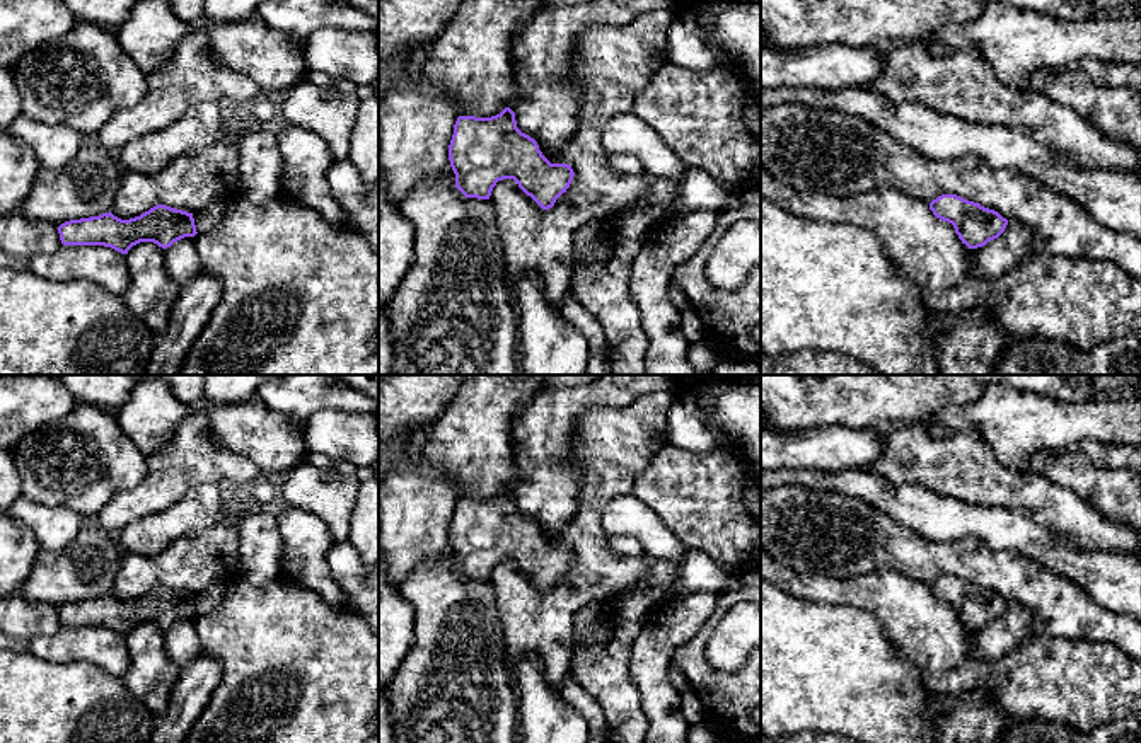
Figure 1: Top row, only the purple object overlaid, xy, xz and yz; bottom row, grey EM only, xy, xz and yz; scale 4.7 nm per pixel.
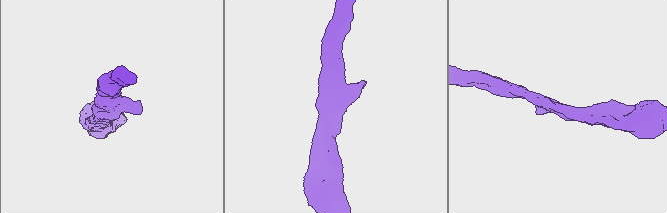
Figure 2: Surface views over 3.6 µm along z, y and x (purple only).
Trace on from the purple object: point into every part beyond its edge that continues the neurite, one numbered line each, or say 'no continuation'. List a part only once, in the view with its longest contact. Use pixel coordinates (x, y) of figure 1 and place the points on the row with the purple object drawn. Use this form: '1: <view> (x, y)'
no continuation

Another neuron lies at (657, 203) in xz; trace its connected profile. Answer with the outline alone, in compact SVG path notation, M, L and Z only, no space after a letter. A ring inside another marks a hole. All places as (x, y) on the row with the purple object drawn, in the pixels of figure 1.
M611 155L611 167L617 174L641 177L646 182L648 191L638 203L628 206L626 210L612 216L607 222L609 230L616 230L628 218L640 213L648 215L652 218L652 227L686 215L672 208L672 203L679 194L682 181L650 176L645 170L643 164L636 157L629 155Z

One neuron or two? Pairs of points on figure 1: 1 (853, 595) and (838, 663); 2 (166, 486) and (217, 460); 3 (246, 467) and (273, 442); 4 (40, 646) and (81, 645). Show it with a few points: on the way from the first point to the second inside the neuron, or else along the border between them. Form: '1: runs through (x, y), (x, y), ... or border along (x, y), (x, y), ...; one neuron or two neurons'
1: border along (810, 600), (867, 610), (884, 629); two neurons
2: runs through (178, 474), (191, 460), (205, 460); one neuron
3: border along (215, 442), (246, 455), (263, 474); two neurons
4: runs through (50, 646), (70, 645); one neuron

